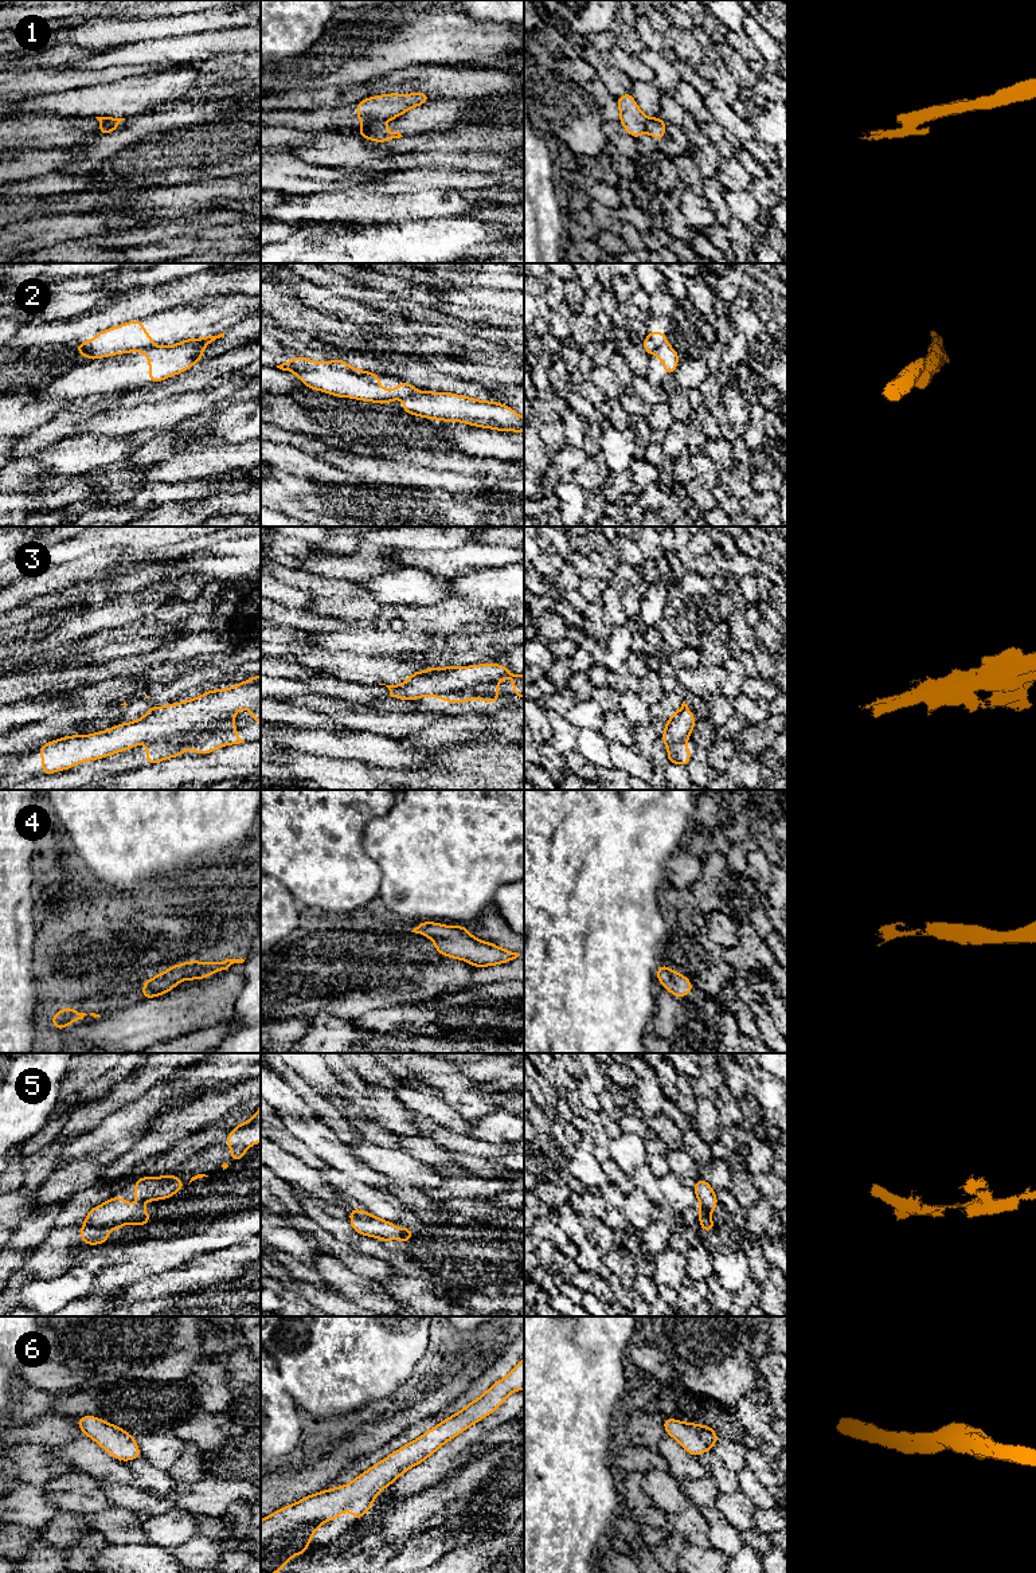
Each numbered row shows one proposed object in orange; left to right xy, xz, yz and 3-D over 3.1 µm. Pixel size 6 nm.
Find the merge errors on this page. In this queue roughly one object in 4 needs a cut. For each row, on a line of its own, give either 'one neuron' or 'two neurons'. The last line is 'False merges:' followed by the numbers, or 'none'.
1: two neurons
2: two neurons
3: one neuron
4: one neuron
5: one neuron
6: one neuron
False merges: 1, 2

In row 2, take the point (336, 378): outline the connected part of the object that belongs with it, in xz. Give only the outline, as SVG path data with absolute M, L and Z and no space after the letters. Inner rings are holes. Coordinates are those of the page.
M296 355L277 368L296 373L308 388L339 398L388 404L417 392L417 387L404 380L394 390L383 390L380 375L352 368L344 359L318 363Z

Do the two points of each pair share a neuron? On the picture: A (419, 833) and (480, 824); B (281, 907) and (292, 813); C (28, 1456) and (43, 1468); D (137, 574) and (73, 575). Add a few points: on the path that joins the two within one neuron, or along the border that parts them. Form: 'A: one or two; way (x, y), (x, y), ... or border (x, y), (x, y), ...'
A: one; way (434, 833), (454, 833), (461, 826), (465, 826)
B: two; border (274, 877), (304, 910)
C: one; way (32, 1460), (39, 1466)
D: one; way (121, 576), (113, 571), (89, 571)

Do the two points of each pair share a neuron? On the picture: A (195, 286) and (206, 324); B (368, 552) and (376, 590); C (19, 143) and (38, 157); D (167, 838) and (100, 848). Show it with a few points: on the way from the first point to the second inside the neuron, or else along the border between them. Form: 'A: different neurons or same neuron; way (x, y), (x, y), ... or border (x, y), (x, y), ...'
A: different neurons; border (200, 301), (192, 301), (168, 310)
B: different neurons; border (401, 567), (379, 572), (359, 582)
C: different neurons; border (58, 147), (14, 149)
D: same neuron; way (151, 838), (116, 838)

